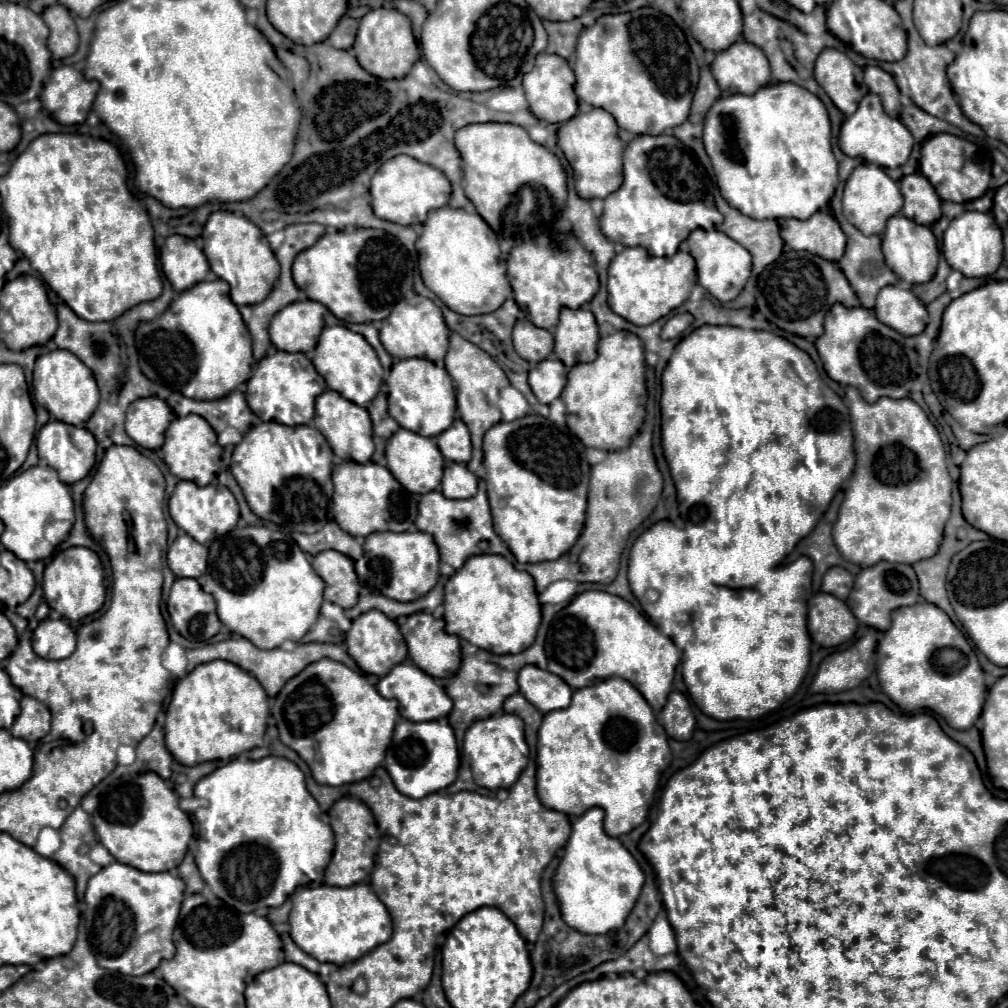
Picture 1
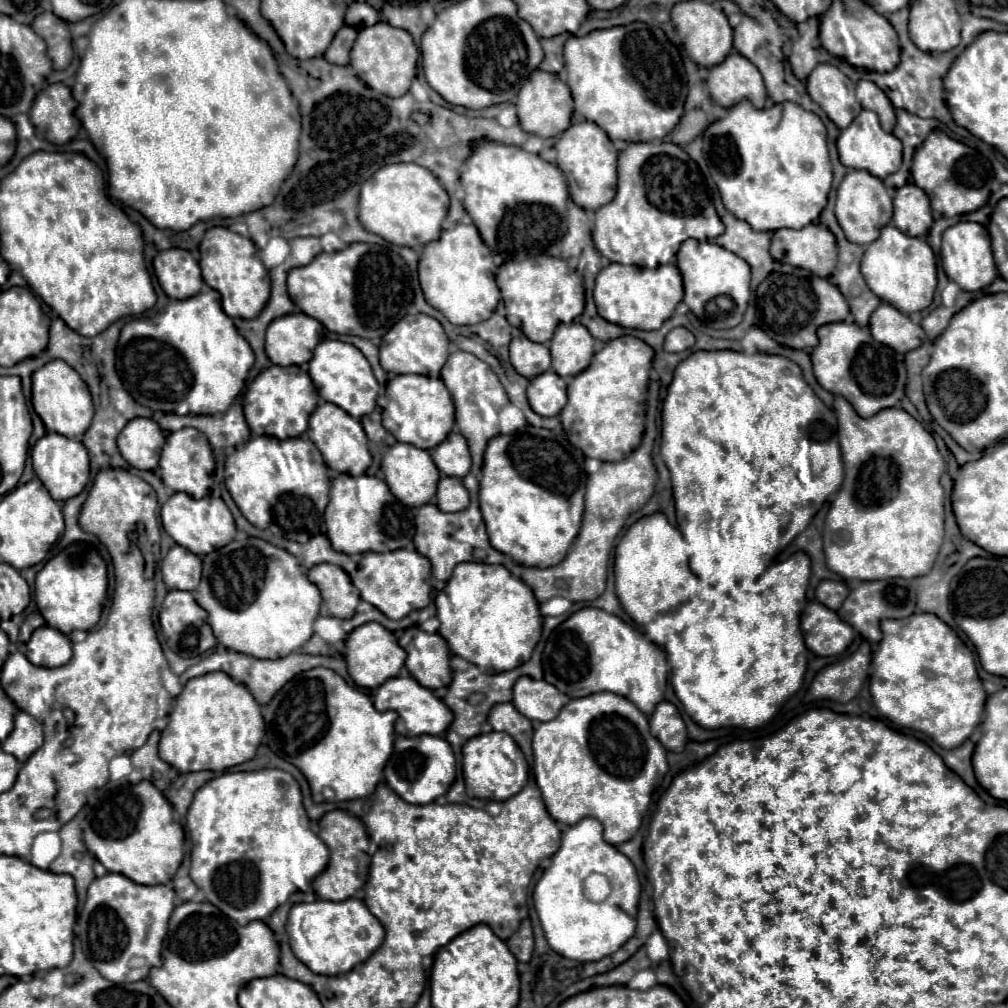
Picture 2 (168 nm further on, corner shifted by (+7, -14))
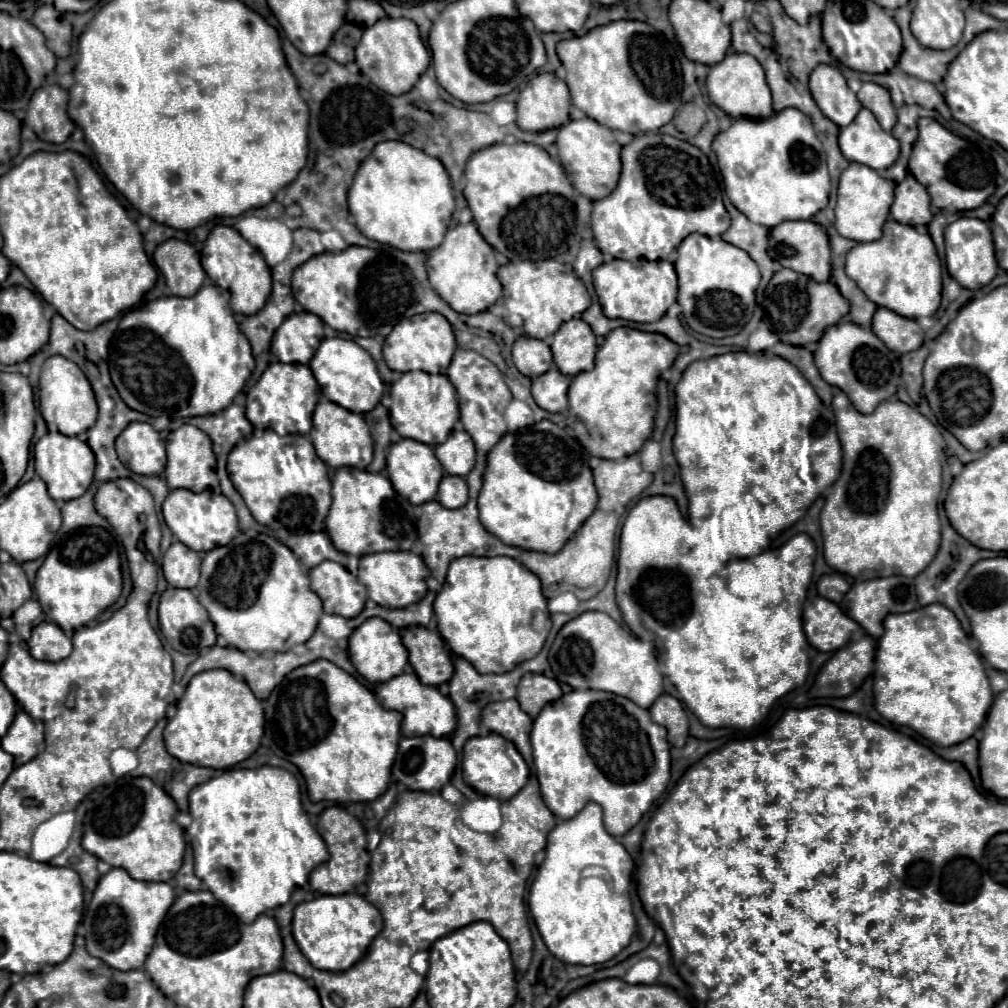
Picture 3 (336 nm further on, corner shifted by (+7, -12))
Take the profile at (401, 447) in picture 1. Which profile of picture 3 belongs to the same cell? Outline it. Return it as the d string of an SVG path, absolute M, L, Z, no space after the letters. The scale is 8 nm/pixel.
M399 440L397 444L393 444L387 452L387 472L389 472L389 480L393 484L393 488L405 496L411 504L425 504L429 500L435 498L437 494L437 486L443 478L443 468L441 462L435 458L435 452L431 446L421 444L417 440Z

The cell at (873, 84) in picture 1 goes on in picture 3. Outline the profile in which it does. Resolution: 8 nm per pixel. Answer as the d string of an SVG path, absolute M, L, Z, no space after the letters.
M863 82L861 90L857 92L859 102L873 112L873 116L877 118L877 122L881 124L881 128L885 132L891 132L893 124L897 122L897 114L895 114L895 106L891 102L889 92L873 82Z

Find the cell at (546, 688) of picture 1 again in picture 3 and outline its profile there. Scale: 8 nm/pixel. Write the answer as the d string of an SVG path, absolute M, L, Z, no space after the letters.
M525 674L517 686L517 700L521 708L533 718L545 704L561 698L561 694L563 692L557 680L547 678L543 674Z

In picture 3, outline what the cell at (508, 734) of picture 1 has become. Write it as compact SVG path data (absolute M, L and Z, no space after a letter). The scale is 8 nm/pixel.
M487 734L487 736L475 736L465 742L462 755L463 778L471 788L475 788L483 796L491 796L497 800L509 800L515 796L525 784L529 776L529 768L517 748L509 744L503 736Z

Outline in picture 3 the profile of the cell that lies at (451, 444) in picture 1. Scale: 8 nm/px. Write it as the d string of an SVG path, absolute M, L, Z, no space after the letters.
M463 428L453 430L443 444L437 444L435 456L443 464L445 472L453 476L467 476L475 466L475 446Z

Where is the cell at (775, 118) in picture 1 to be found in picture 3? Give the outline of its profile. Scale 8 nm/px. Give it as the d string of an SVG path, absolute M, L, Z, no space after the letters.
M785 108L767 120L739 118L713 140L727 198L755 224L773 228L785 220L811 220L827 206L829 172L813 124L797 108Z

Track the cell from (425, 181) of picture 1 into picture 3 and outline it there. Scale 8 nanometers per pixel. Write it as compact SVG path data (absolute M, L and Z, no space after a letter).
M383 140L359 164L347 202L361 234L407 252L437 248L455 210L451 180L441 160L399 140Z

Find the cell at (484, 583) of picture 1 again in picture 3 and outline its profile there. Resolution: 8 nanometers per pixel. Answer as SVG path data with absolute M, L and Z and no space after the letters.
M463 556L449 564L441 592L433 604L439 634L449 648L469 660L481 674L503 674L537 656L551 630L547 598L529 568L507 556Z

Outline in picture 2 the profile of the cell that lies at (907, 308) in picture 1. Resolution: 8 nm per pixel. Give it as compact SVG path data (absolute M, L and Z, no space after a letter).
M883 302L877 306L877 310L871 314L871 334L877 338L877 342L897 350L897 352L909 352L923 344L925 332L919 324L915 324L907 314L899 312L893 304Z

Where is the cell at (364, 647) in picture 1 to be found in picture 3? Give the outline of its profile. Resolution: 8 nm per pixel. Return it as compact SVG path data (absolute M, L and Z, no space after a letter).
M369 618L365 620L351 636L349 636L349 658L357 672L369 680L369 682L385 682L393 676L399 676L403 672L403 666L407 664L407 648L401 644L401 636L391 628L389 622L383 618Z

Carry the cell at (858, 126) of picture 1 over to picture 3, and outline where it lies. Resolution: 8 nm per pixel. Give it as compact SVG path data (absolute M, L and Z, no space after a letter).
M861 108L855 120L841 128L839 148L849 162L859 162L873 170L889 168L899 156L897 140L877 124L867 108Z

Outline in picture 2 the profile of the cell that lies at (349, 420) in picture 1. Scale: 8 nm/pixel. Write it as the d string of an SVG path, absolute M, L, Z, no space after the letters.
M327 402L317 406L317 410L309 418L307 436L309 436L311 442L315 442L315 446L323 454L325 464L329 468L337 470L337 472L361 476L361 474L365 474L365 470L371 464L371 454L369 454L369 448L367 448L367 436L363 432L361 422L353 420L339 406L333 406L333 404L327 404Z

